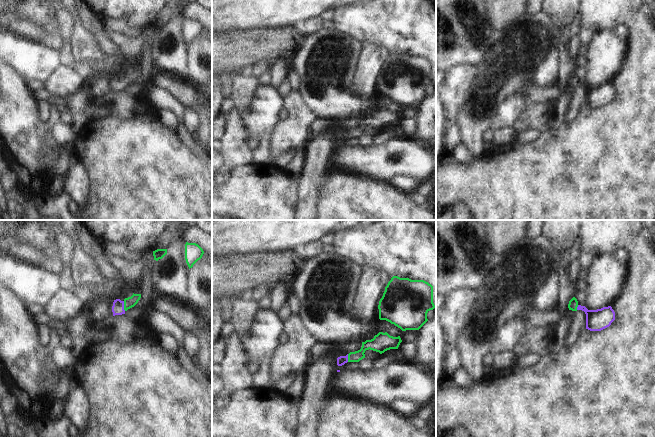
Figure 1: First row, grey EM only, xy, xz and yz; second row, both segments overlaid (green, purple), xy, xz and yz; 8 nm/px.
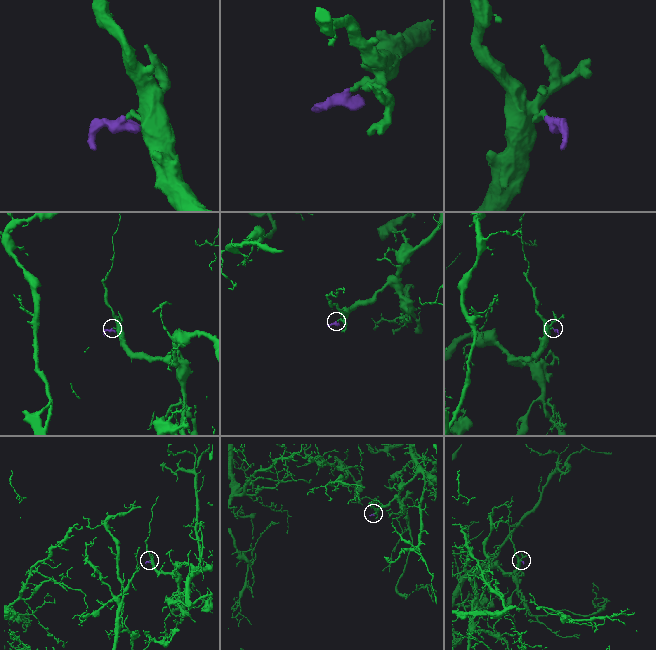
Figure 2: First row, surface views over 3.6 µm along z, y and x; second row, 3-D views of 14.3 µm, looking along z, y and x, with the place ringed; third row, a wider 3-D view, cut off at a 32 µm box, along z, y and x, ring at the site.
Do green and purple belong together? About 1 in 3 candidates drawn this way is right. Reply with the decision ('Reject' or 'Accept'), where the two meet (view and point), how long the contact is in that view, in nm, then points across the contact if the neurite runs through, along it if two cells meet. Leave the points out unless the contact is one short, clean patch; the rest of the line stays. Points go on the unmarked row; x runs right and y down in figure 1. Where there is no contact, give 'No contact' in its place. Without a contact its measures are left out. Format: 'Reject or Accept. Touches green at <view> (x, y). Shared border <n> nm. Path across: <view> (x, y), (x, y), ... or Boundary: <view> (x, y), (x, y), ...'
Accept. Touches green at xy (124, 82). Shared border 80 nm. Path across: xy (129, 78), (124, 82), (118, 82)

